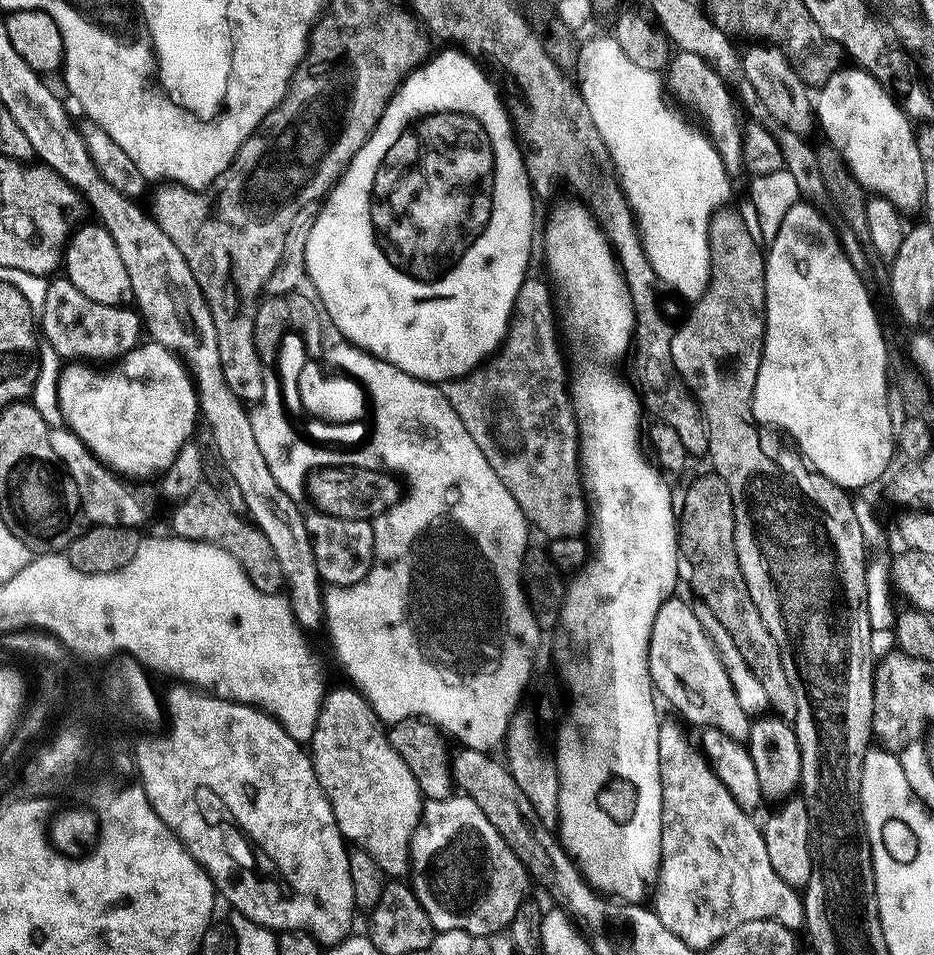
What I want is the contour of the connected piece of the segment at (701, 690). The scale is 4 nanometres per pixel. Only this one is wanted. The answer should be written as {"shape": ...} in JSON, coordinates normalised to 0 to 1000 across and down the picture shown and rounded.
{"shape":[[[721,626],[704,639],[694,677],[694,701],[699,721],[708,730],[711,728],[738,759],[768,762],[786,775],[800,776],[805,754],[790,736],[786,718],[782,718],[782,710],[777,710],[777,702],[738,629]]]}

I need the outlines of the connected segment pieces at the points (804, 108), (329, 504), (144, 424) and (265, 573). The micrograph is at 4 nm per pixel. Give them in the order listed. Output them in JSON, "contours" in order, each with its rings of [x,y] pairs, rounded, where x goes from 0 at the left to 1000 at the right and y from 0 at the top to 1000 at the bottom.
{"contours":[[[[805,48],[801,55],[794,59],[799,82],[803,84],[815,109],[824,115],[829,125],[851,140],[862,145],[868,143],[868,138],[875,137],[876,125],[872,112],[872,101],[866,89],[848,72],[848,67],[839,55],[830,48]]],[[[343,489],[331,495],[328,506],[328,519],[330,524],[334,523],[333,531],[358,542],[401,546],[404,540],[421,532],[429,518],[425,499],[406,489]]],[[[154,358],[149,362],[134,369],[119,383],[110,390],[110,384],[100,383],[94,379],[73,379],[67,382],[70,385],[64,390],[64,399],[60,402],[60,419],[64,422],[64,431],[69,435],[67,443],[87,461],[90,466],[107,481],[115,490],[127,496],[130,499],[137,498],[167,498],[179,494],[186,484],[193,469],[202,464],[207,460],[208,453],[211,451],[210,440],[212,444],[212,420],[210,418],[210,404],[206,401],[206,396],[201,392],[200,385],[197,384],[192,373],[181,364],[175,364],[172,360],[166,358]]],[[[216,506],[203,521],[192,525],[187,531],[183,556],[195,565],[217,565],[219,570],[231,570],[242,575],[261,594],[262,601],[276,618],[299,621],[305,615],[304,601],[285,559],[269,543],[257,541],[248,529],[249,525],[234,511]]]]}

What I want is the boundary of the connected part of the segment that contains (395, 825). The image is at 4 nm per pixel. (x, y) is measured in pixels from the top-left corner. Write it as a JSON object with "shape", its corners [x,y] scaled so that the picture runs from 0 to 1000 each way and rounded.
{"shape":[[[380,719],[360,720],[348,728],[338,763],[332,776],[332,791],[336,810],[353,840],[353,848],[360,864],[374,885],[392,890],[415,919],[433,919],[439,913],[441,874],[450,864],[450,852],[454,849],[454,838],[448,819],[440,809],[436,797],[415,776],[412,759],[403,750],[389,725]]]}

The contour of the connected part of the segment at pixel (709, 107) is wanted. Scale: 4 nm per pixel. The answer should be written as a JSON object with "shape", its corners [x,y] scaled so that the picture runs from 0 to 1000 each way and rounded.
{"shape":[[[725,53],[715,64],[713,92],[715,96],[719,95],[754,129],[754,132],[752,131],[753,137],[771,162],[775,177],[782,182],[788,182],[790,178],[793,179],[797,176],[794,130],[793,127],[788,127],[790,113],[786,108],[785,97],[774,82],[767,76],[766,70],[746,57]]]}

